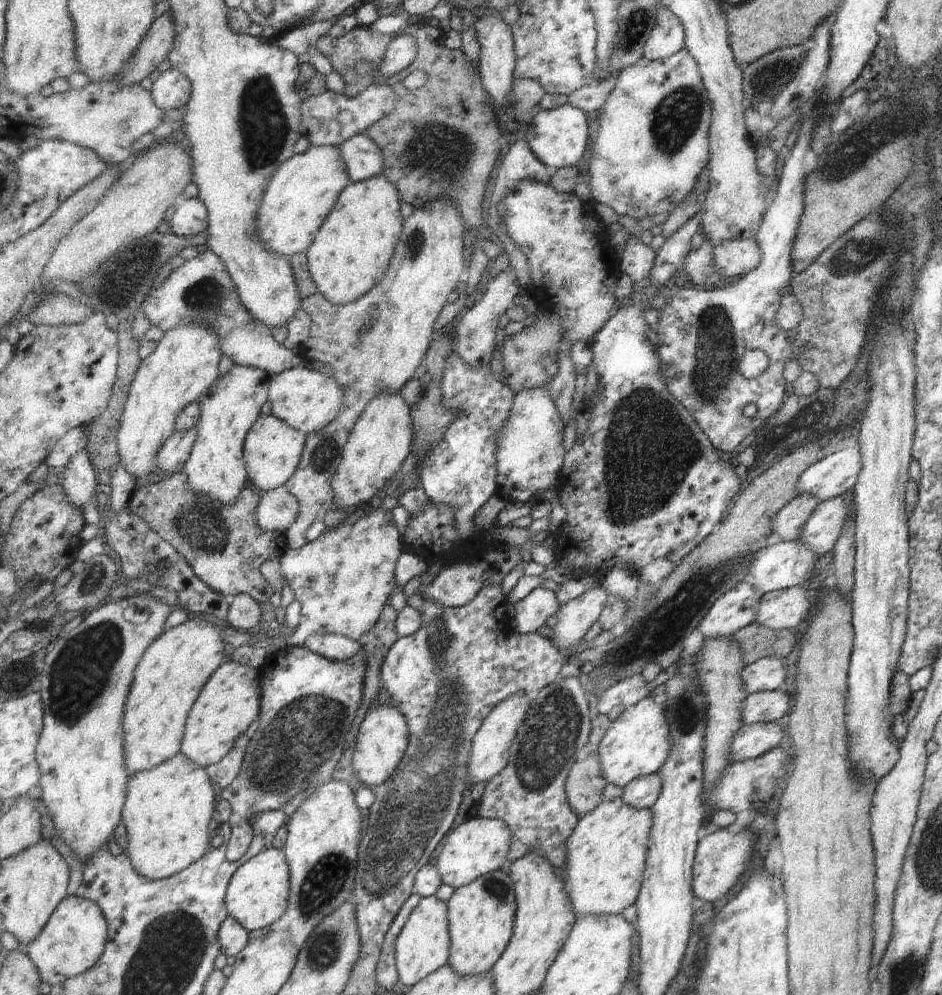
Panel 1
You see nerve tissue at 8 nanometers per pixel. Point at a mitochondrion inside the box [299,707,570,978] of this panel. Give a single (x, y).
(326, 947)

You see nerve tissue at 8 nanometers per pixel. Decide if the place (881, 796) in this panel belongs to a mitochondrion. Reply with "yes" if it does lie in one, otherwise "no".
no

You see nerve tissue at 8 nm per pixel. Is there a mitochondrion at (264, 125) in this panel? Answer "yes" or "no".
yes

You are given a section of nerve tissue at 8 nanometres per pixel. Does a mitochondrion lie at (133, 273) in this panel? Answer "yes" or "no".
yes

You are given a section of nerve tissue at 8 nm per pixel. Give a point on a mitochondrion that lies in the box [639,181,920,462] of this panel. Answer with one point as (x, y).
(715, 334)

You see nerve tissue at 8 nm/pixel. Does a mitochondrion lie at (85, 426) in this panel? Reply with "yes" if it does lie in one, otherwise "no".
no

